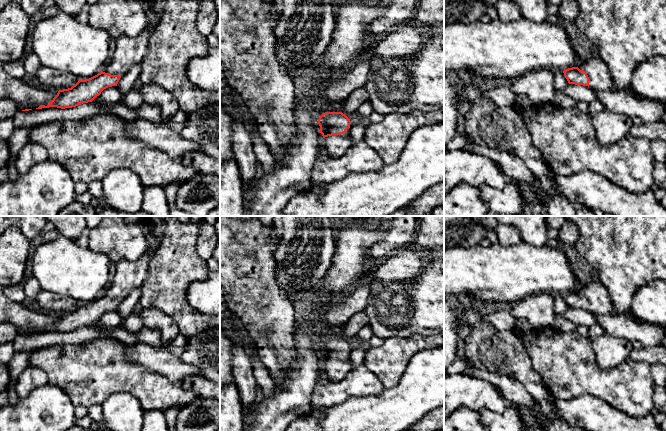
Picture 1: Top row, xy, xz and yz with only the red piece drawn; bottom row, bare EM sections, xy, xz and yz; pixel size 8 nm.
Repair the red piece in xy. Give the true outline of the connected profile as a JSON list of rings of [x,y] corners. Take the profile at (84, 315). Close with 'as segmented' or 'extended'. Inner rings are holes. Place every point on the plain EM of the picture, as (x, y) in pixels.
[[[149,216],[148,222],[144,225],[144,235],[149,243],[149,250],[137,260],[119,260],[115,264],[116,271],[112,281],[100,297],[89,303],[78,304],[71,312],[59,314],[47,330],[40,329],[36,333],[76,331],[81,327],[92,326],[104,313],[117,310],[120,302],[132,290],[140,288],[148,277],[149,264],[162,241],[164,225],[165,220],[158,216]]]; extended

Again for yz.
[[[595,273],[577,291],[563,297],[569,308],[588,310],[595,315],[615,314],[607,288]]]; extended

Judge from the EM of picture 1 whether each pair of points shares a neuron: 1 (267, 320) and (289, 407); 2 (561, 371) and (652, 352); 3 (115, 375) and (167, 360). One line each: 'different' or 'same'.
1: different
2: different
3: different

